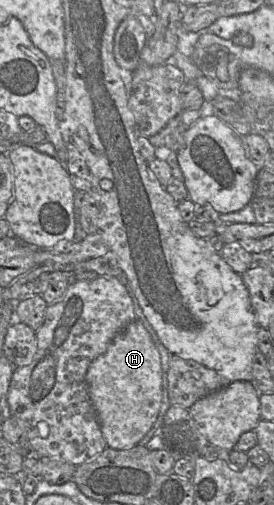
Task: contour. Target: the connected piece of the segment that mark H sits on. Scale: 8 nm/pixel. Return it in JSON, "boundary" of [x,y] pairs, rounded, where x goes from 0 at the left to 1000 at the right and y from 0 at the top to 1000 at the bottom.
{"boundary":[[[504,598],[485,600],[496,632],[445,653],[398,681],[391,693],[354,707],[314,739],[321,782],[350,816],[391,885],[467,891],[536,859],[580,816],[595,772],[609,762],[609,739],[624,701],[584,679],[566,655],[533,634]]]}

